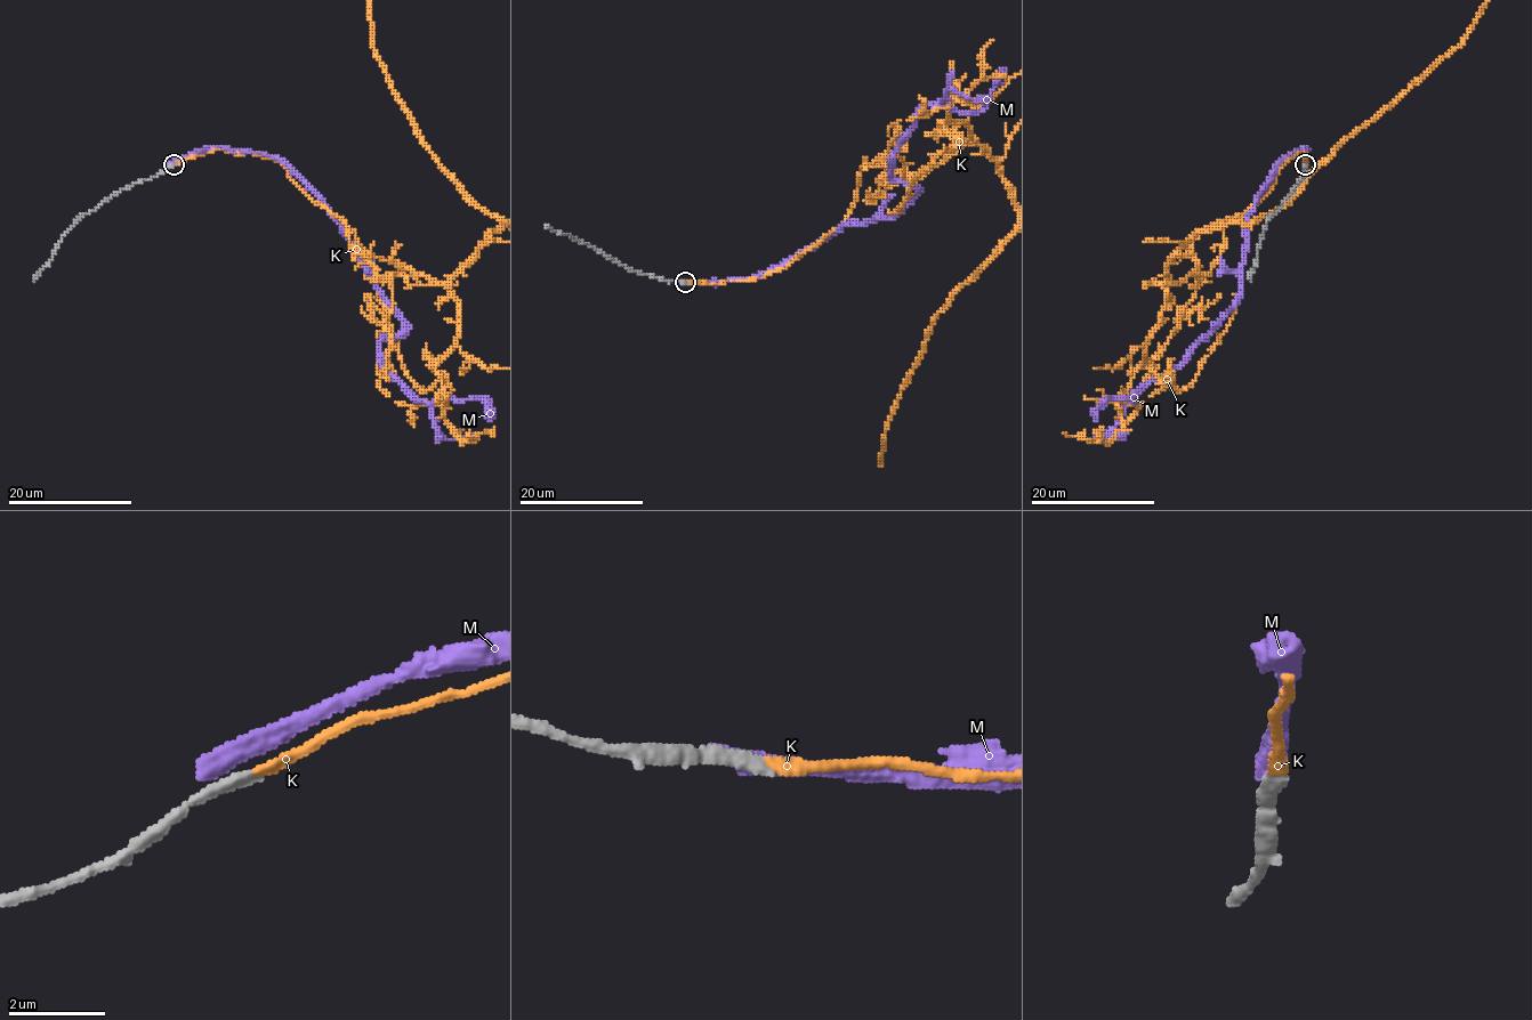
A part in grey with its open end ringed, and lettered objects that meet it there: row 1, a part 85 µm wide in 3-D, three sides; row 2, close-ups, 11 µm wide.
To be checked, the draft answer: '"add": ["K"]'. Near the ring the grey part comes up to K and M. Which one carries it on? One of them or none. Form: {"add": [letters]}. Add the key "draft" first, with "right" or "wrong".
{"draft": "right", "add": ["K"]}

